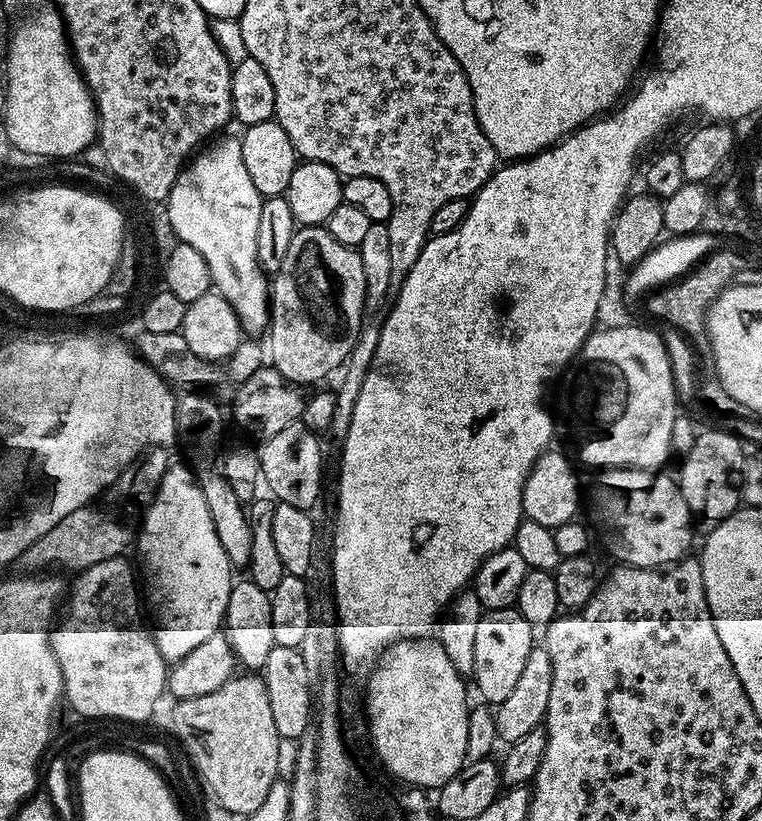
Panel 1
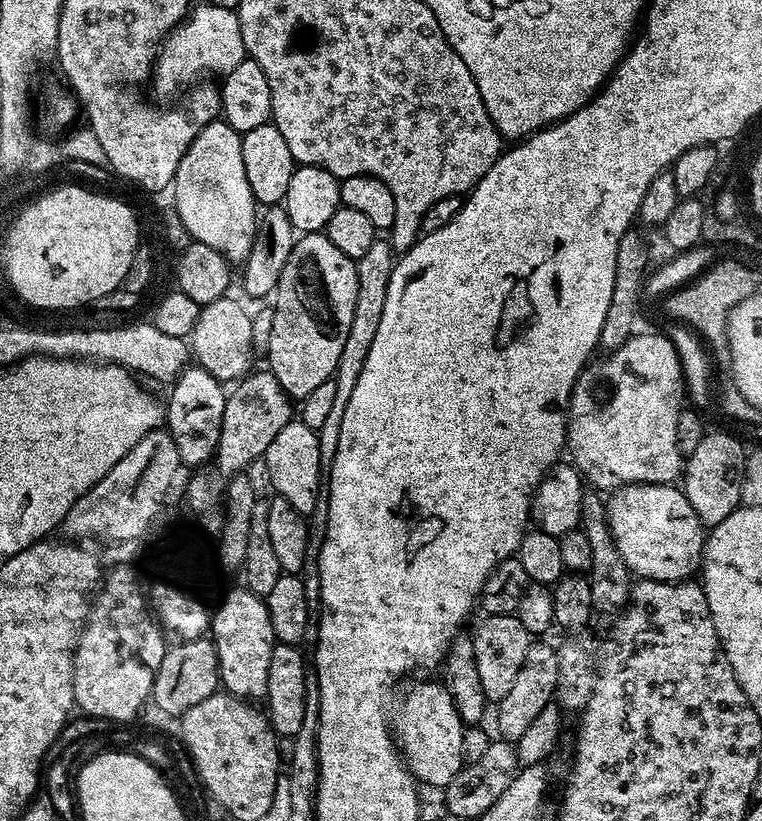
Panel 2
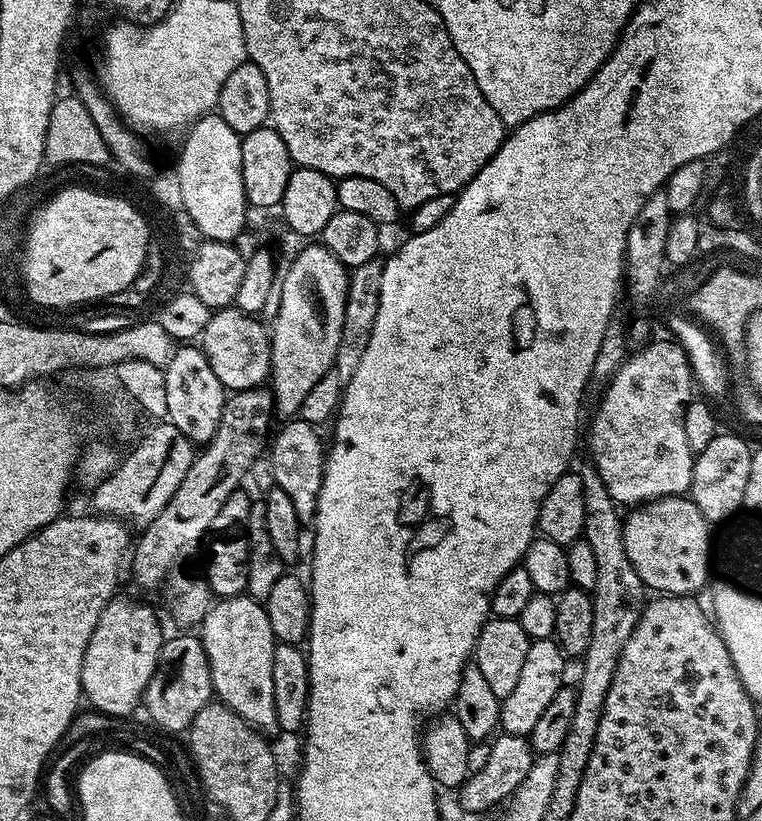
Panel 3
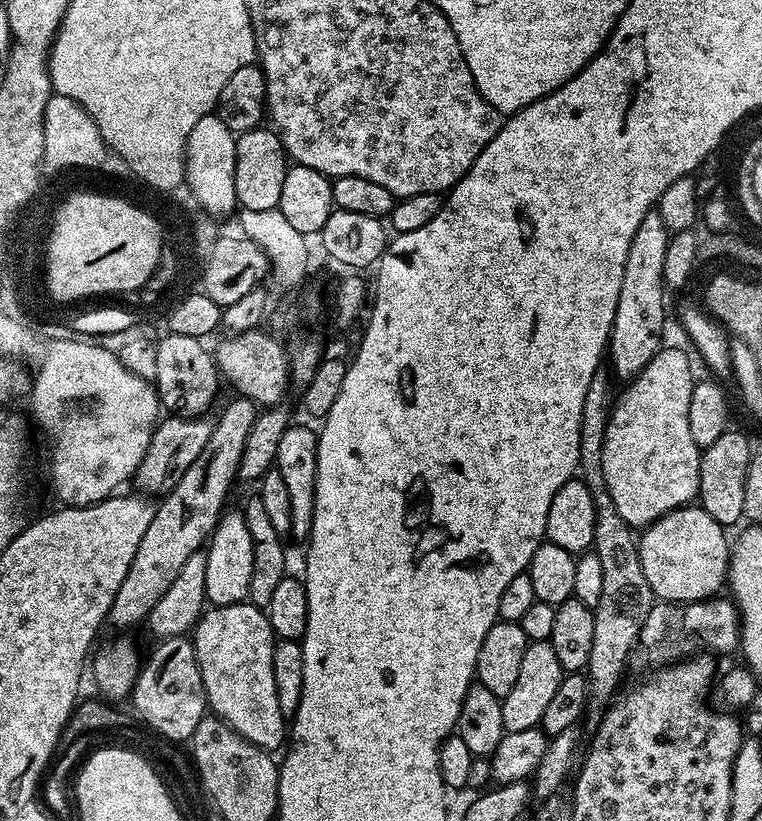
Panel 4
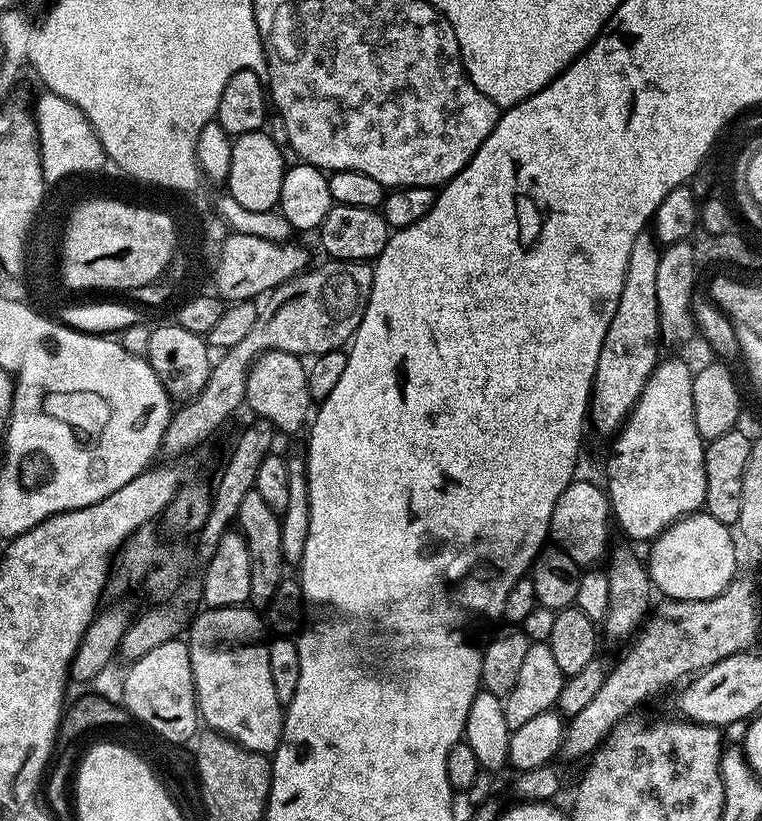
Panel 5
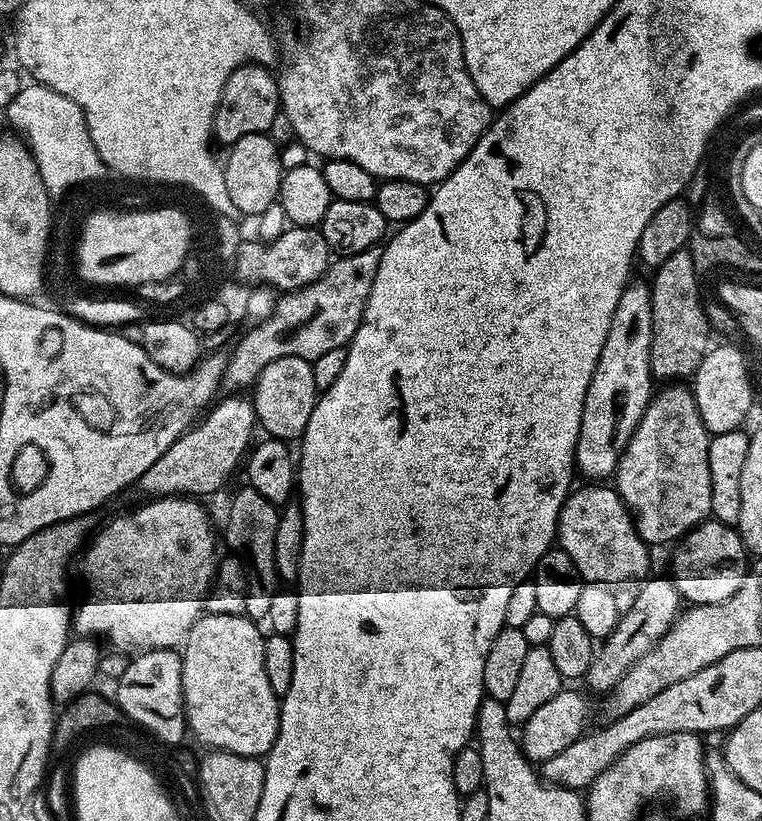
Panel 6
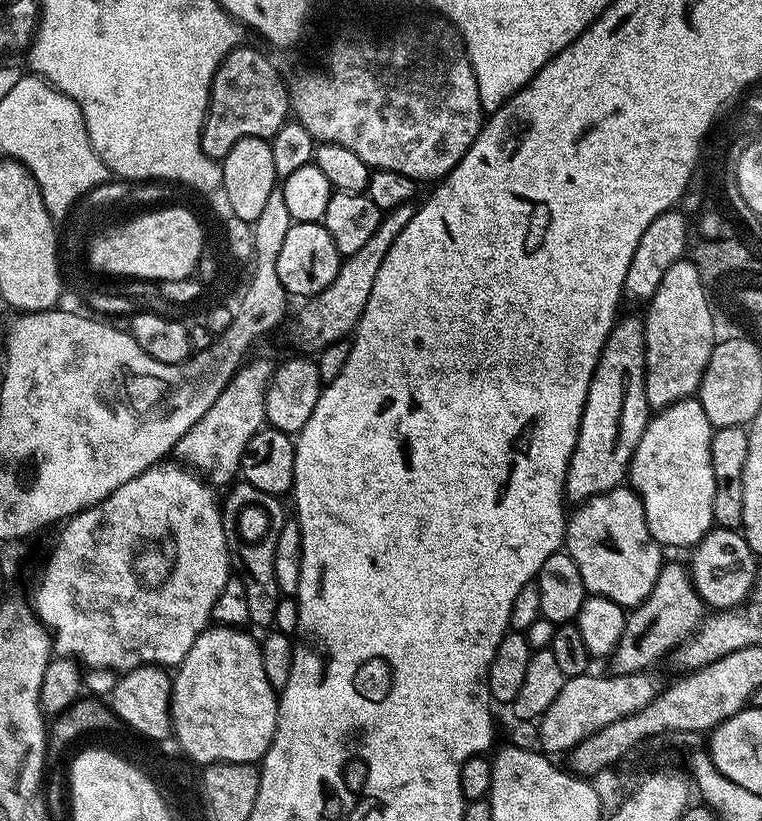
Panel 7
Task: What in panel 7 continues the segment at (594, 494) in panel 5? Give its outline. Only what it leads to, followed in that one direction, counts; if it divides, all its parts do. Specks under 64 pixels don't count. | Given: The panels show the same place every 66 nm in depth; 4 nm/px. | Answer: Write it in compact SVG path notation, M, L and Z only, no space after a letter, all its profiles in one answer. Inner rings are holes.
M631 486L611 488L573 508L566 520L564 544L578 566L578 574L582 574L585 593L610 598L625 610L636 608L654 589L660 568L666 563L662 546L646 526L646 510L639 494Z

